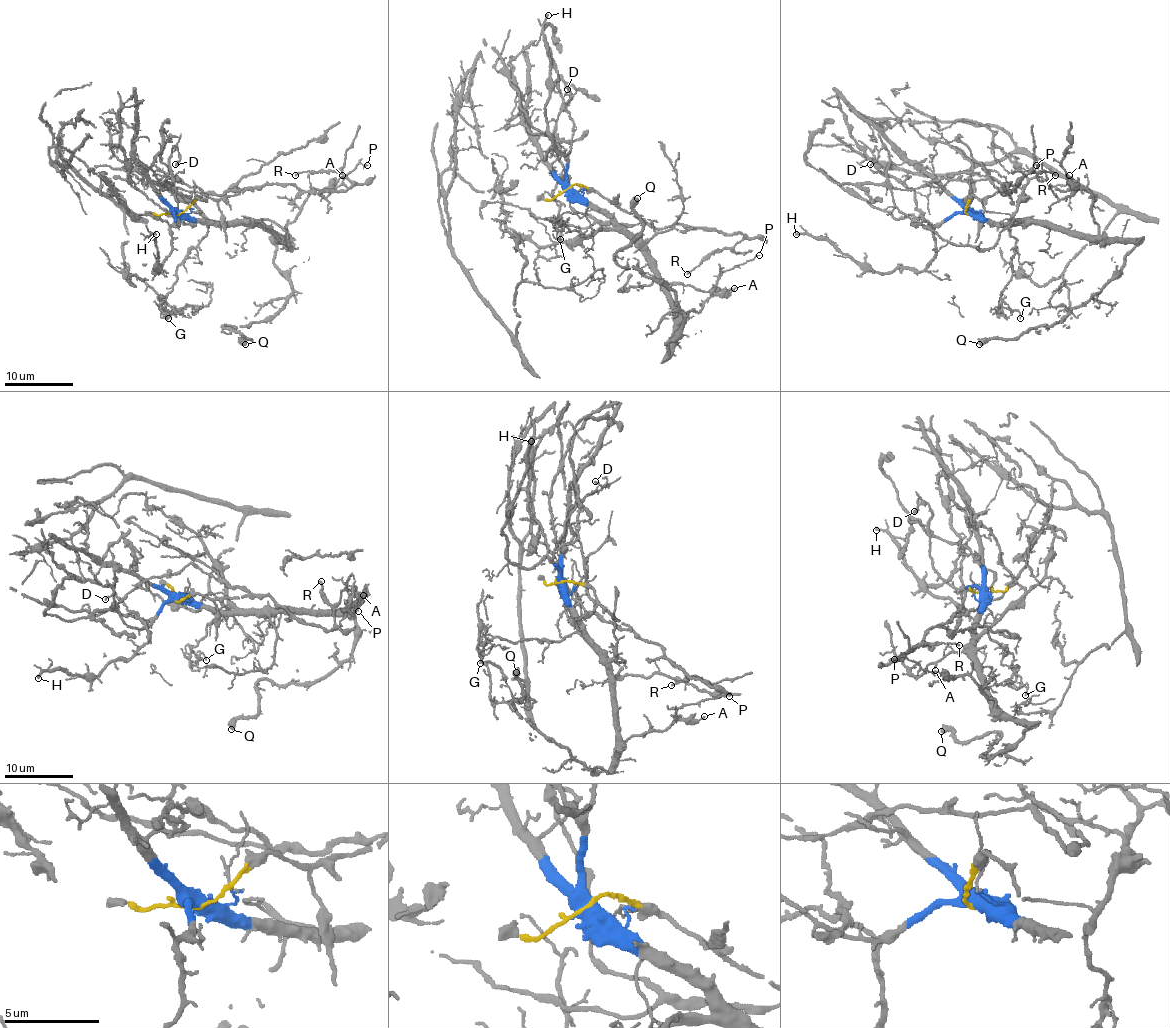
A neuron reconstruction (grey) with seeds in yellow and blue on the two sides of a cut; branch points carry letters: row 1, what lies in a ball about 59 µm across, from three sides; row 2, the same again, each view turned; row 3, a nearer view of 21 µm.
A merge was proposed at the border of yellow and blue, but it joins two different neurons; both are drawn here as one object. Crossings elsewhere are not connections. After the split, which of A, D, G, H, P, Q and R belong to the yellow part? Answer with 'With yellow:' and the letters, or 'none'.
With yellow: R

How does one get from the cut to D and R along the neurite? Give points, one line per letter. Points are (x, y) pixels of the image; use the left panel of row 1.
D: (175, 214), (178, 226), (182, 213), (175, 201), (170, 175), (170, 154), (175, 148), (180, 158), (175, 165)
R: (175, 214), (208, 195), (226, 199), (266, 185), (295, 183), (317, 192), (351, 185), (341, 173), (295, 175)

